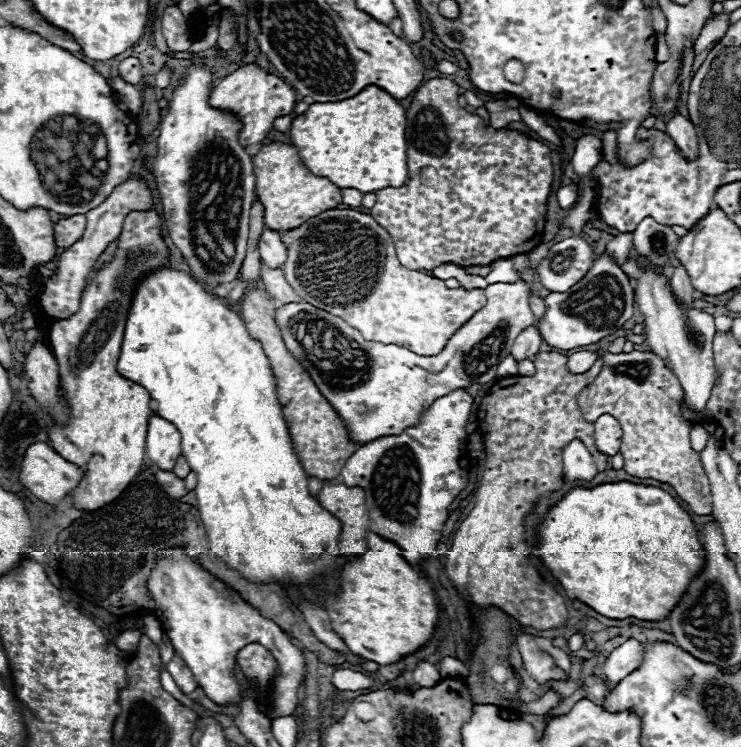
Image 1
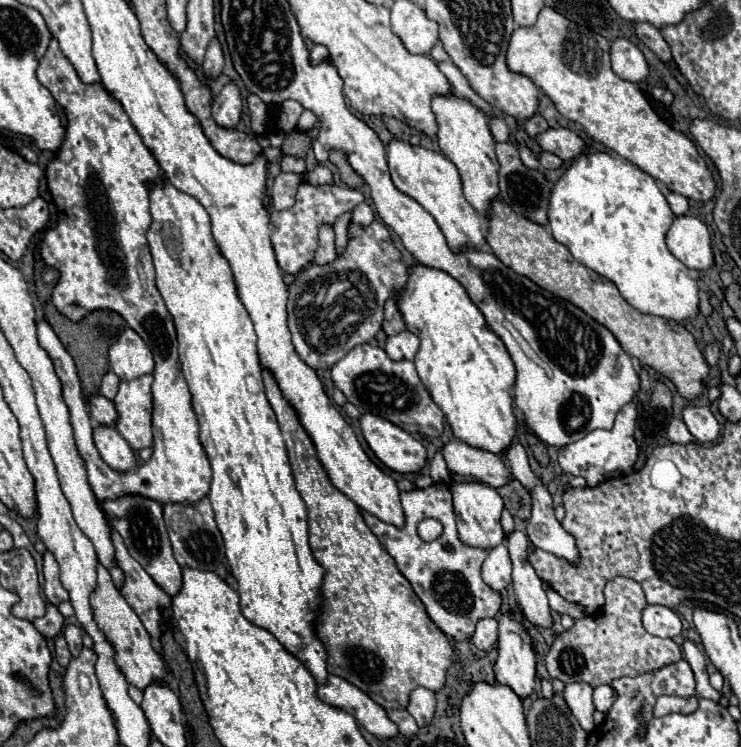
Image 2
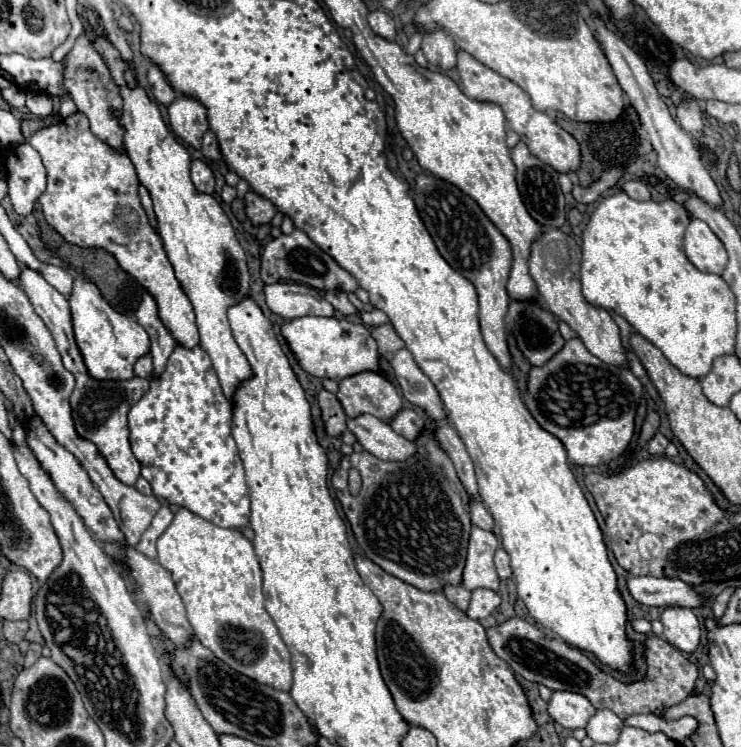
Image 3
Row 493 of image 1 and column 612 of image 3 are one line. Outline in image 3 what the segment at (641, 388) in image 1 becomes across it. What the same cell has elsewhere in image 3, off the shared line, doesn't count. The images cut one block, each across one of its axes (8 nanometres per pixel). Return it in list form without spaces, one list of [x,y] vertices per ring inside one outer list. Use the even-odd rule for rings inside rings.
[[[510,618],[504,624],[490,628],[488,640],[492,650],[522,678],[544,684],[550,690],[578,692],[586,696],[594,708],[608,708],[622,720],[630,714],[654,714],[656,710],[680,704],[686,700],[686,696],[692,694],[698,680],[698,666],[684,658],[678,648],[670,646],[664,638],[658,636],[650,636],[644,642],[644,660],[648,668],[644,678],[630,684],[608,676],[596,664],[592,664],[590,658],[558,658],[550,652],[550,638],[546,638],[540,628],[520,618]]]

